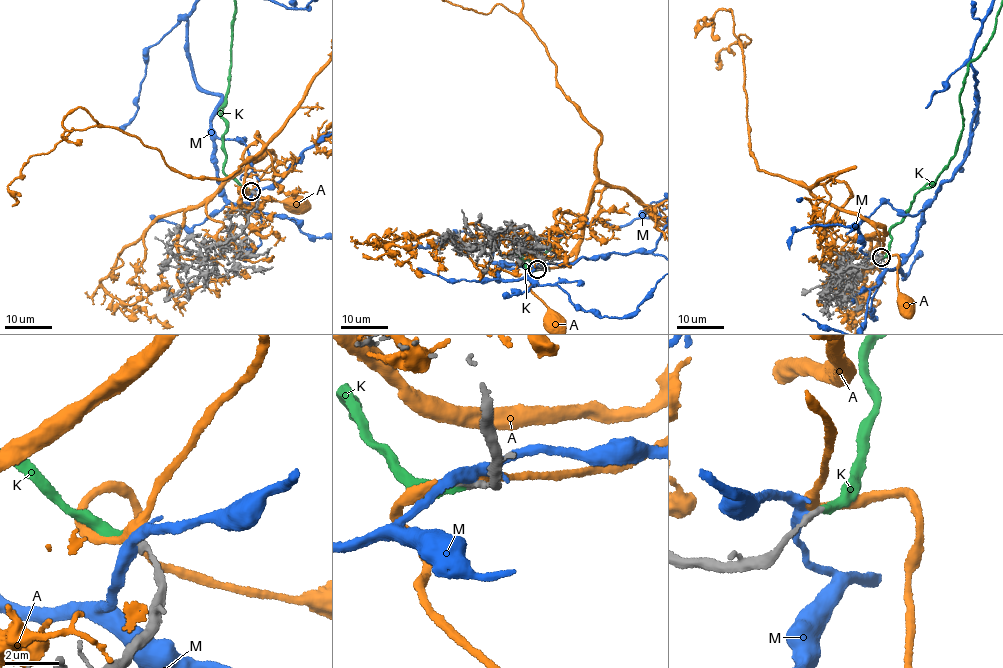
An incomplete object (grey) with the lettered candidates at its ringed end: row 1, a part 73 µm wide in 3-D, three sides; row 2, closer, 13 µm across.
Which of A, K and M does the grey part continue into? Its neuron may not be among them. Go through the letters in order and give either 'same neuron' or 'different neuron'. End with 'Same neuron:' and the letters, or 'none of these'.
A: different neuron
K: same neuron
M: different neuron
Same neuron: K

